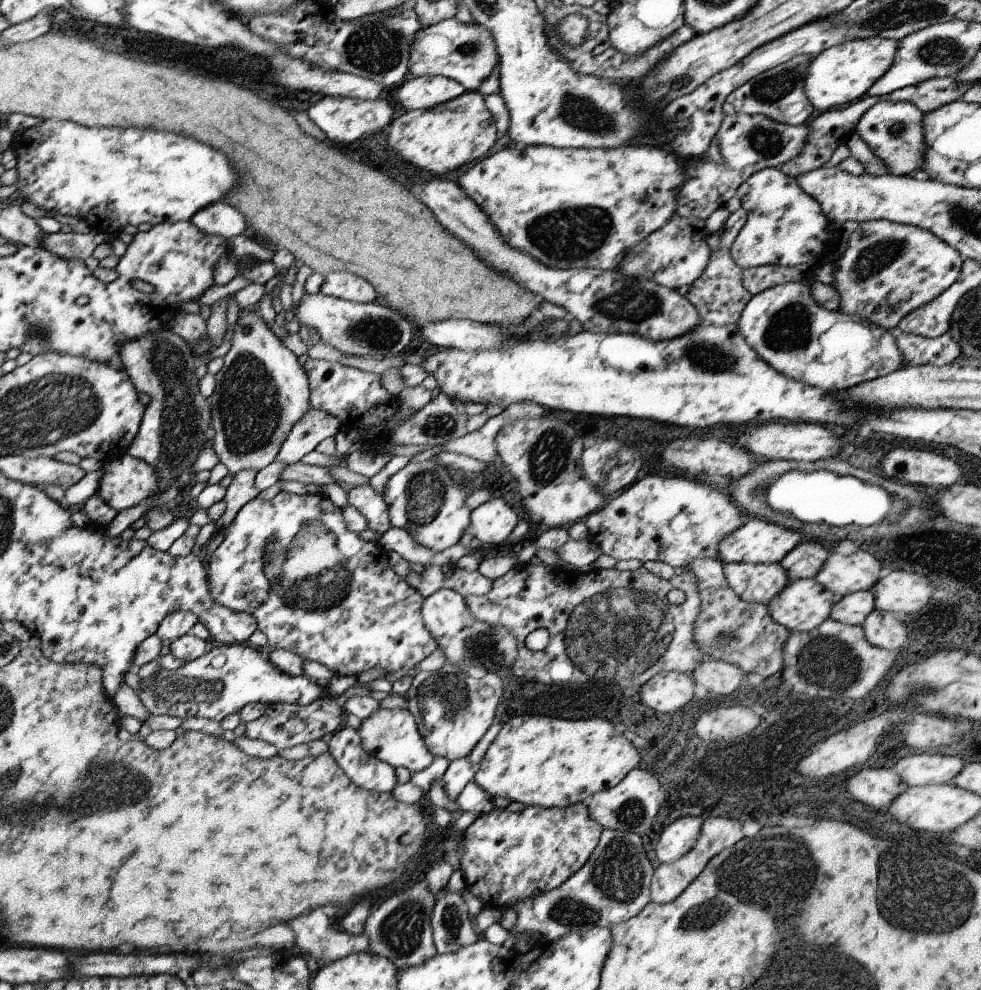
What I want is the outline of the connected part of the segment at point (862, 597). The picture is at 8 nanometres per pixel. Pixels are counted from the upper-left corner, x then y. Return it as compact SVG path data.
M853 592L835 600L829 612L829 620L841 622L843 626L861 626L869 612L875 610L873 592Z

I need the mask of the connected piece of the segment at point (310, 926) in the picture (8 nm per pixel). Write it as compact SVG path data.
M321 908L309 910L309 914L299 914L287 922L295 934L295 946L301 948L301 954L315 958L321 966L331 964L349 954L359 954L369 950L369 936L365 932L351 936L329 926L327 916Z

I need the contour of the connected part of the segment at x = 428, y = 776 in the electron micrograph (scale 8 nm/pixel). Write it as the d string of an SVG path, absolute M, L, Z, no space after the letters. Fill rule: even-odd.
M433 758L433 762L429 764L429 768L421 770L421 772L415 772L411 774L411 784L417 786L421 792L423 792L423 800L421 800L421 806L425 808L425 814L429 816L431 822L435 822L439 828L451 828L451 814L445 810L445 808L439 808L439 806L433 806L427 796L429 796L429 790L431 786L435 784L435 780L439 782L443 778L443 774L447 772L447 766L449 766L449 760L443 760L443 758Z

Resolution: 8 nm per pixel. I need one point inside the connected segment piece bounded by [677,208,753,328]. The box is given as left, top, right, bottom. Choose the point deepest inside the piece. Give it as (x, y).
(719, 297)

